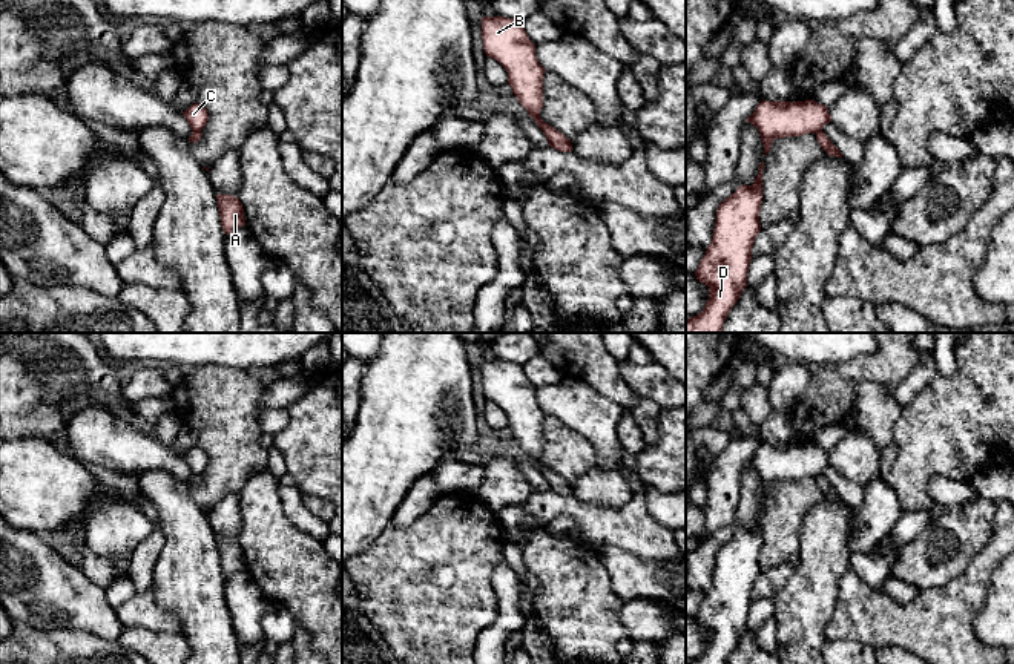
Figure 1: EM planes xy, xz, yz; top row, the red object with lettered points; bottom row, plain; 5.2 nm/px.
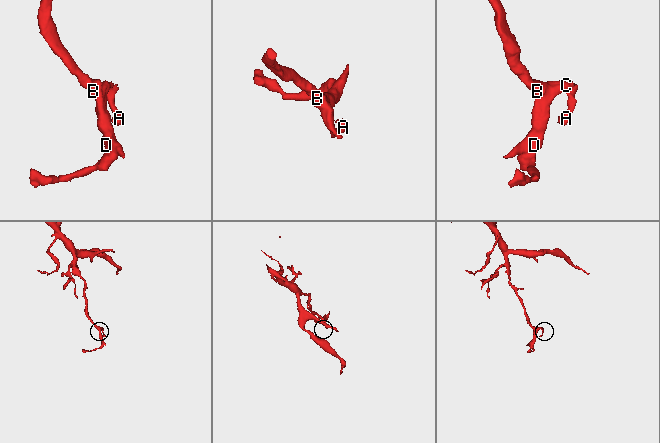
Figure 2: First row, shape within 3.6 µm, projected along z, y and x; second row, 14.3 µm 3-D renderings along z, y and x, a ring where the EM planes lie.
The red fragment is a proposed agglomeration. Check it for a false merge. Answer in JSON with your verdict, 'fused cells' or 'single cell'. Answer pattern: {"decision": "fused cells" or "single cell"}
{"decision": "fused cells"}

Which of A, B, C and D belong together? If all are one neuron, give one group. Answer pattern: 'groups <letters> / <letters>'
groups A / B C D

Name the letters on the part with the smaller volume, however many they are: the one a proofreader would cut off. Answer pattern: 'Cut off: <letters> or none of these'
Cut off: A

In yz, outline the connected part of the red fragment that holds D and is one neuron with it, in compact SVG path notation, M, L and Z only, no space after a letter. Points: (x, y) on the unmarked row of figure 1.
M764 505L759 508L759 517L752 529L739 529L735 537L718 549L712 587L695 615L696 623L709 630L709 643L704 653L687 664L726 664L747 630L749 609L753 601L752 590L761 575L762 514Z

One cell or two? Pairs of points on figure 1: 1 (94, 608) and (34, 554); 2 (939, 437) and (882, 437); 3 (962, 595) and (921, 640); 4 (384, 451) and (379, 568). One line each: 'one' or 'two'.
1: one
2: two
3: one
4: two

